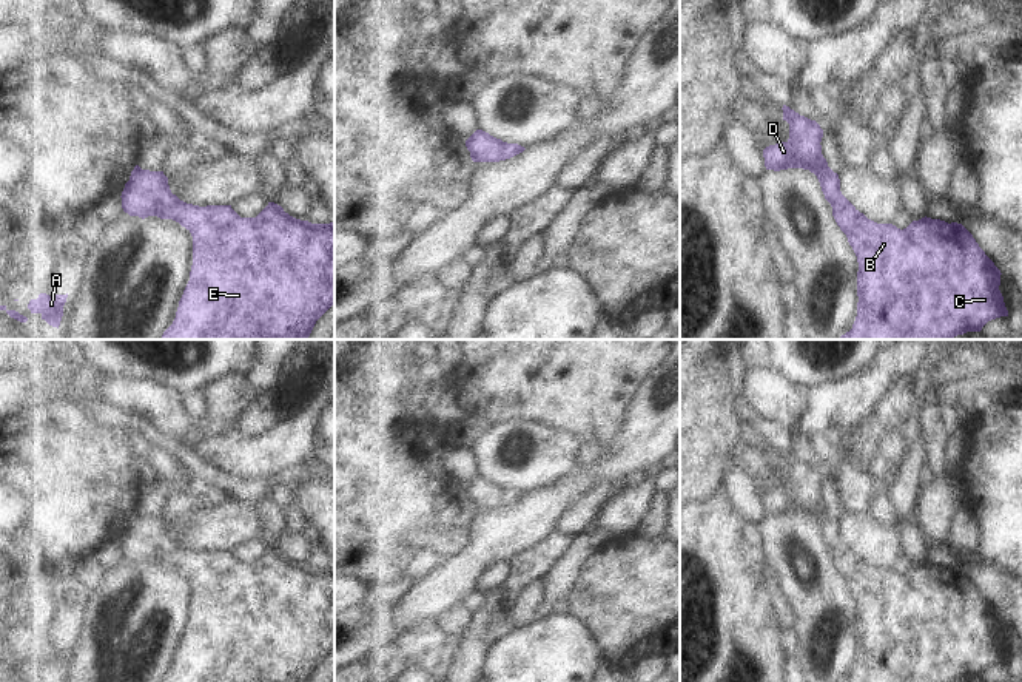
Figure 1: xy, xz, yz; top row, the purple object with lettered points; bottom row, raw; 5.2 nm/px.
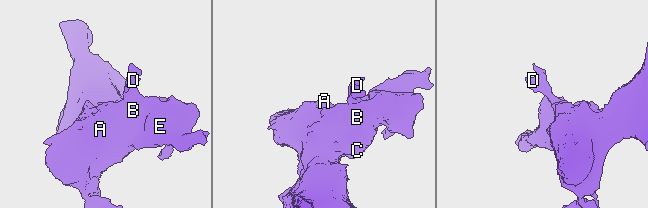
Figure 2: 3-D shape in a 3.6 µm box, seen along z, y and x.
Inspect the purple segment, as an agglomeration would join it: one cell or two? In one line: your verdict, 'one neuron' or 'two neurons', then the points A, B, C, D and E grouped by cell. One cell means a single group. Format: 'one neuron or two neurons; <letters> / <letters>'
one neuron; A B C D E

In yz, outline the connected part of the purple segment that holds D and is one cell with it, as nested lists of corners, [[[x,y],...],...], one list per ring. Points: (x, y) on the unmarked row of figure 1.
[[[786,451],[782,455],[783,466],[789,469],[789,484],[763,495],[766,515],[803,514],[814,518],[825,545],[832,552],[837,571],[846,580],[857,602],[857,662],[852,674],[842,682],[957,682],[967,677],[980,677],[988,667],[1008,662],[999,636],[1002,619],[962,569],[948,569],[925,562],[900,576],[893,569],[877,569],[868,565],[842,540],[839,520],[828,512],[822,500],[823,475],[820,471]]]

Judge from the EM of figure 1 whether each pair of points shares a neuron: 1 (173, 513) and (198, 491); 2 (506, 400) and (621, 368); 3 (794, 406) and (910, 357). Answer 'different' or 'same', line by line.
1: same
2: same
3: different

